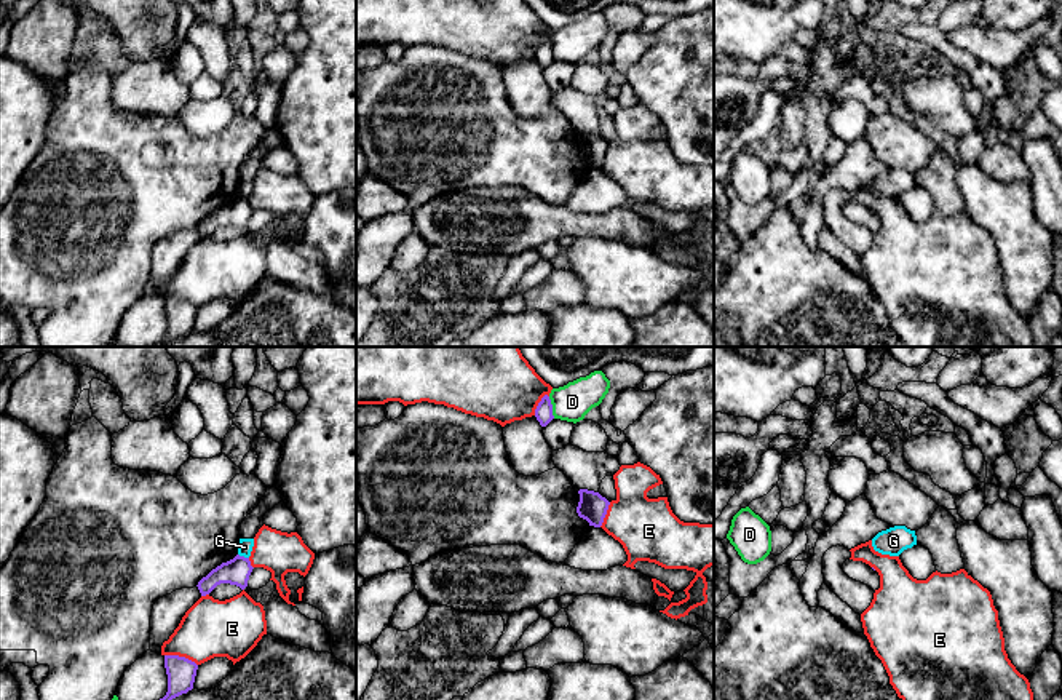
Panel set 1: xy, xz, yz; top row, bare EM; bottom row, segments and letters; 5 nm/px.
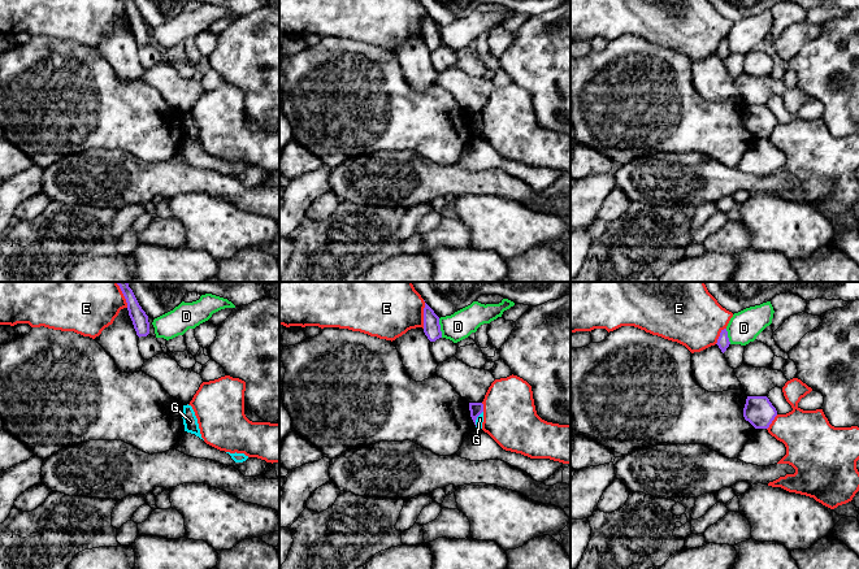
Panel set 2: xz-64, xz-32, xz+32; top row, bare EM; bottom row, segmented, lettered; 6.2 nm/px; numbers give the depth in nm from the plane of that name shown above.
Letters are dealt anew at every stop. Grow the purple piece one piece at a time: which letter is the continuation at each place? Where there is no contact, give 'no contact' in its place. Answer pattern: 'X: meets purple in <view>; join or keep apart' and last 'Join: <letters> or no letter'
D: meets purple in xz; keep apart
E: meets purple in xy; keep apart
G: meets purple in xy; keep apart
Join: no letter

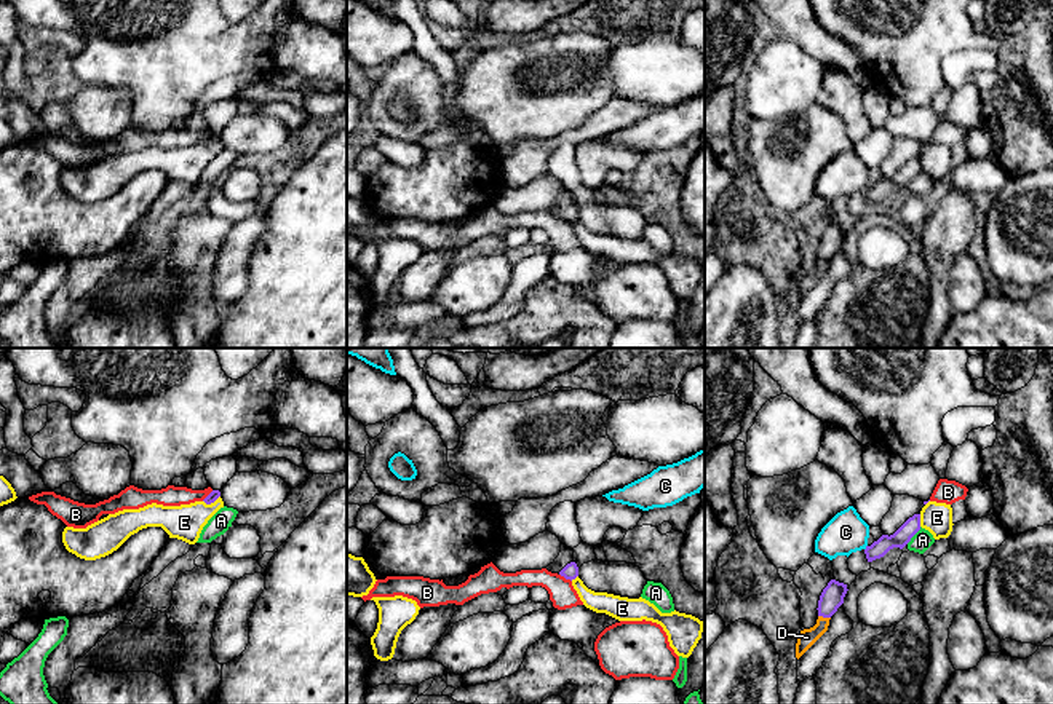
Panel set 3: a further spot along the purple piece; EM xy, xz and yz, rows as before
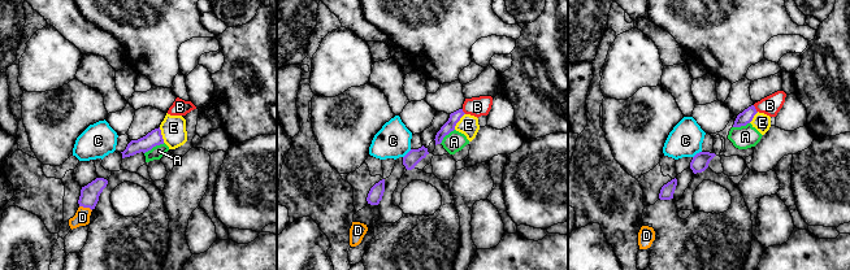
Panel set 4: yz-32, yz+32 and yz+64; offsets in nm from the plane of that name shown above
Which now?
A: meets purple in yz; keep apart
B: meets purple in xz; keep apart
C: meets purple in yz; keep apart
D: meets purple in yz; keep apart
E: meets purple in yz; keep apart
Join: no letter

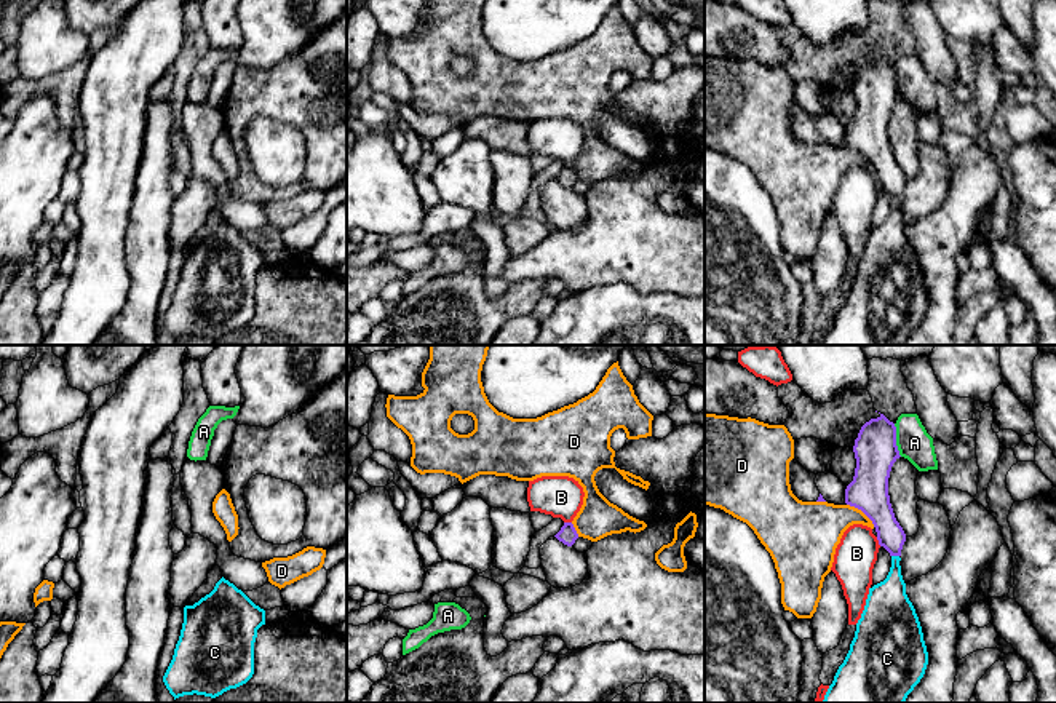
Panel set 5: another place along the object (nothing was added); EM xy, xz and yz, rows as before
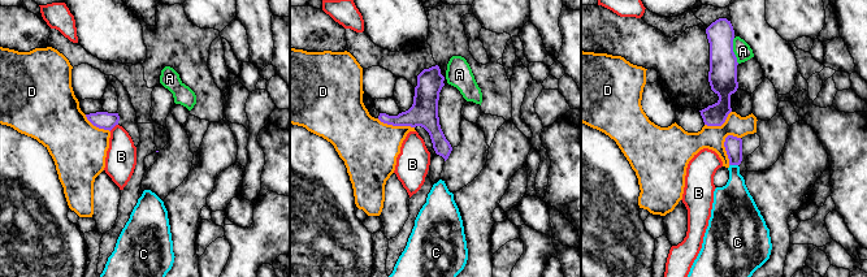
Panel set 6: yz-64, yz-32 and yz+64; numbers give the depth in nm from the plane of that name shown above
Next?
A: meets purple in yz; keep apart
B: meets purple in yz; keep apart
C: meets purple in yz; join
D: meets purple in yz; keep apart
Join: C

